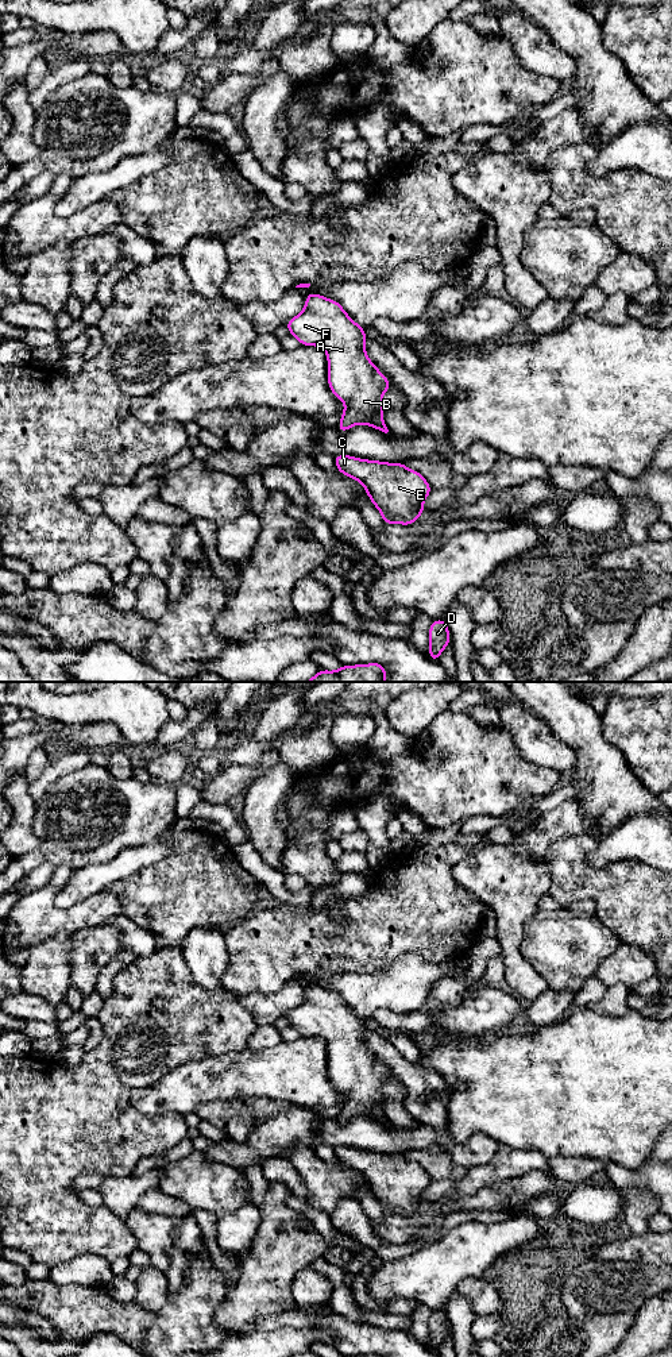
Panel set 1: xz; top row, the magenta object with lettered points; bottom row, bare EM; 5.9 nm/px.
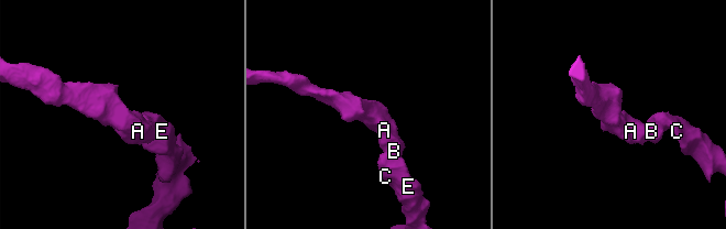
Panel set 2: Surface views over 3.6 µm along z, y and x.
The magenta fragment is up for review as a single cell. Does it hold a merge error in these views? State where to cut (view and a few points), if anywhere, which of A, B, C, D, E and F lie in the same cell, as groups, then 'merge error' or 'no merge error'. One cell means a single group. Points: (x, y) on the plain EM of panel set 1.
cut none; groups A B C D E F; no merge error

